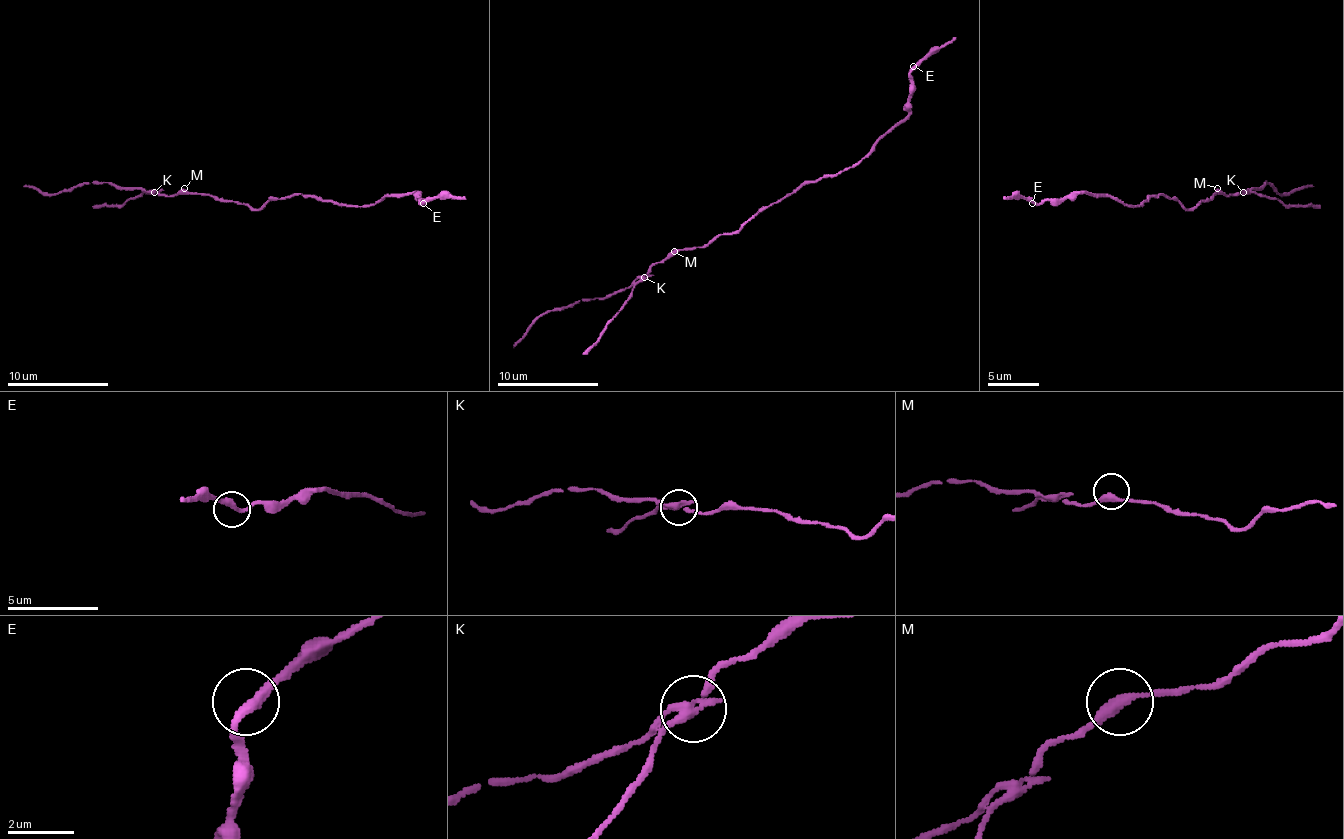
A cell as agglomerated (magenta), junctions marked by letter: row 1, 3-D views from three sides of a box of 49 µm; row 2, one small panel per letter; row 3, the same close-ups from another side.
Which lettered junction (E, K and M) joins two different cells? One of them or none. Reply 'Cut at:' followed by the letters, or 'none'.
Cut at: K

